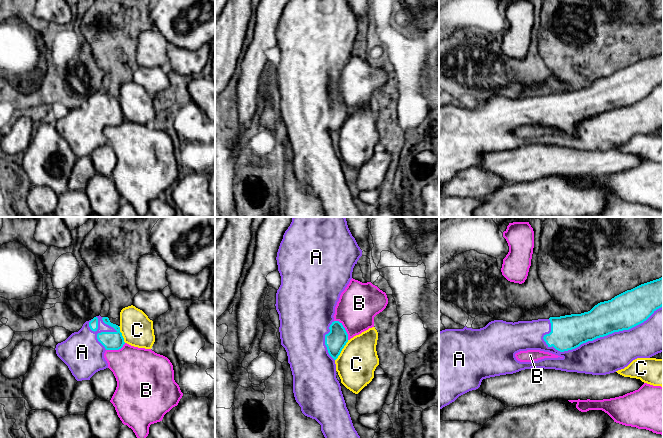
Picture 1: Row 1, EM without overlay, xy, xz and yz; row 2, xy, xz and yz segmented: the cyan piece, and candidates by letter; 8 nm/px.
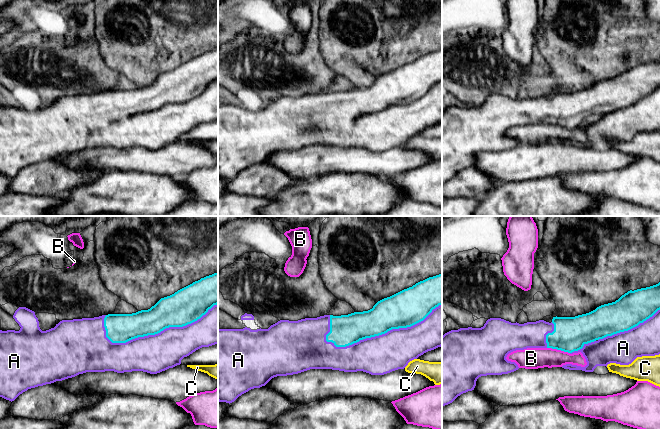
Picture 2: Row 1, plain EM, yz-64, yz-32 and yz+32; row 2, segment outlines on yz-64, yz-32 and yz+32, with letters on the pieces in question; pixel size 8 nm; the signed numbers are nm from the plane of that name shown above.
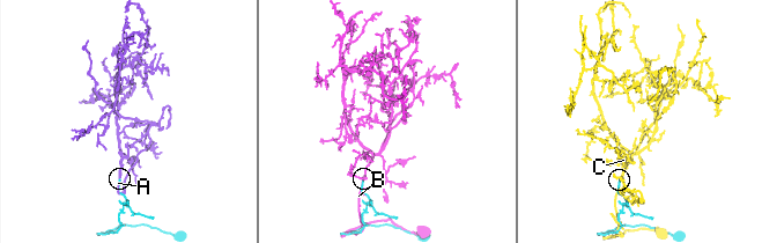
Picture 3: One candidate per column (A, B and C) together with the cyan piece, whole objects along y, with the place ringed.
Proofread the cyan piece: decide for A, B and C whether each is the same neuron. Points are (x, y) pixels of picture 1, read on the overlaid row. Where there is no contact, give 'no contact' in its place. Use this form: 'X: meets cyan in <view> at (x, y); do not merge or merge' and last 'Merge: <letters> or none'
A: meets cyan in yz at (601, 336); merge
B: meets cyan in xz at (344, 328); do not merge
C: meets cyan in xz at (341, 350); do not merge
Merge: A

